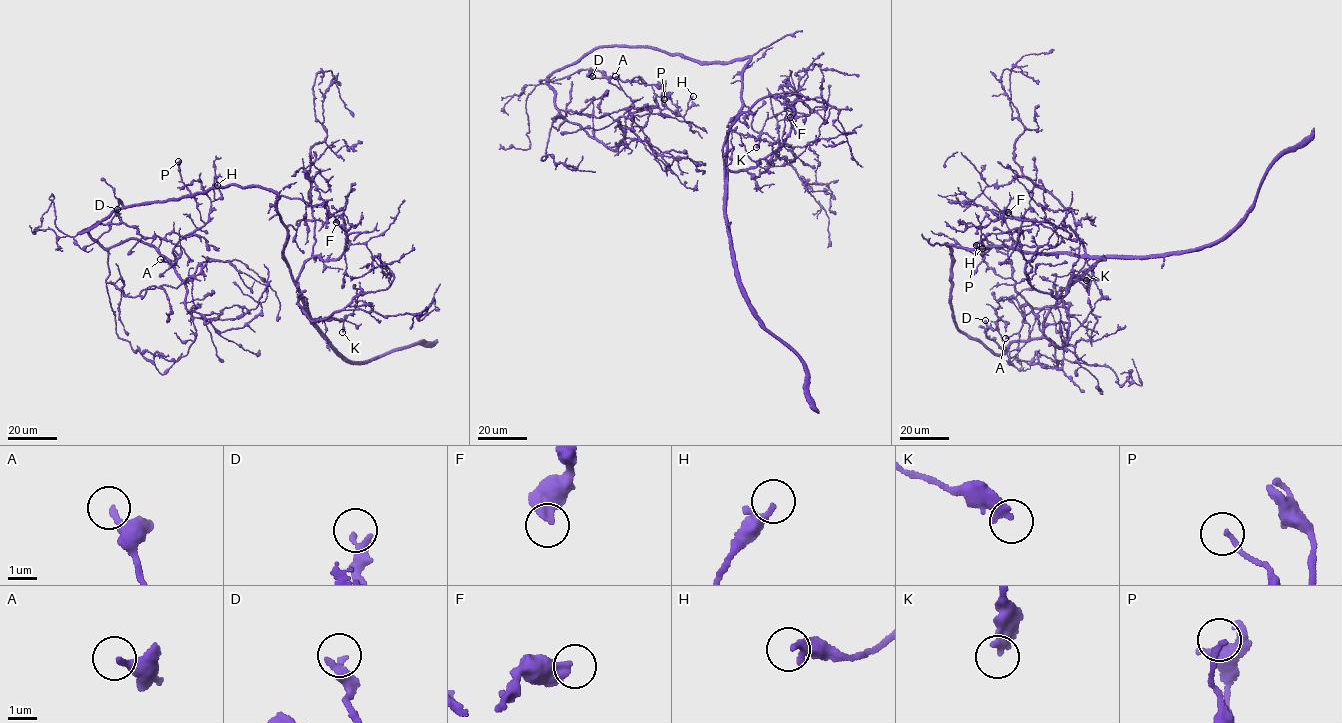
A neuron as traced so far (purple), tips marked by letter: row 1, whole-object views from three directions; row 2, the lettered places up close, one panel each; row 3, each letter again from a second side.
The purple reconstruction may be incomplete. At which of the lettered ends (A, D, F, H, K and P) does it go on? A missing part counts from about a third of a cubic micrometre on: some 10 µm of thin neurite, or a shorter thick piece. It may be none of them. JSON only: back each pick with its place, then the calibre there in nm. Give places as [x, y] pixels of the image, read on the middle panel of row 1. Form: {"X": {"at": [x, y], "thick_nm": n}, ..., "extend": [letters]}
{"extend": []}

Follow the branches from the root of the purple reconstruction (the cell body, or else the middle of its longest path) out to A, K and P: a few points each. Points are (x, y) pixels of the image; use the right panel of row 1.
A: (953, 263), (954, 320), (995, 354), (1039, 337), (1050, 309), (1068, 303), (1033, 309), (1018, 333), (1005, 338)
K: (953, 263), (945, 243), (968, 249), (1067, 251), (1100, 259), (1066, 291), (1074, 274), (1086, 280)
P: (953, 263), (949, 296), (961, 333), (998, 355), (1039, 337), (1050, 309), (1068, 303), (1034, 308), (976, 245)

